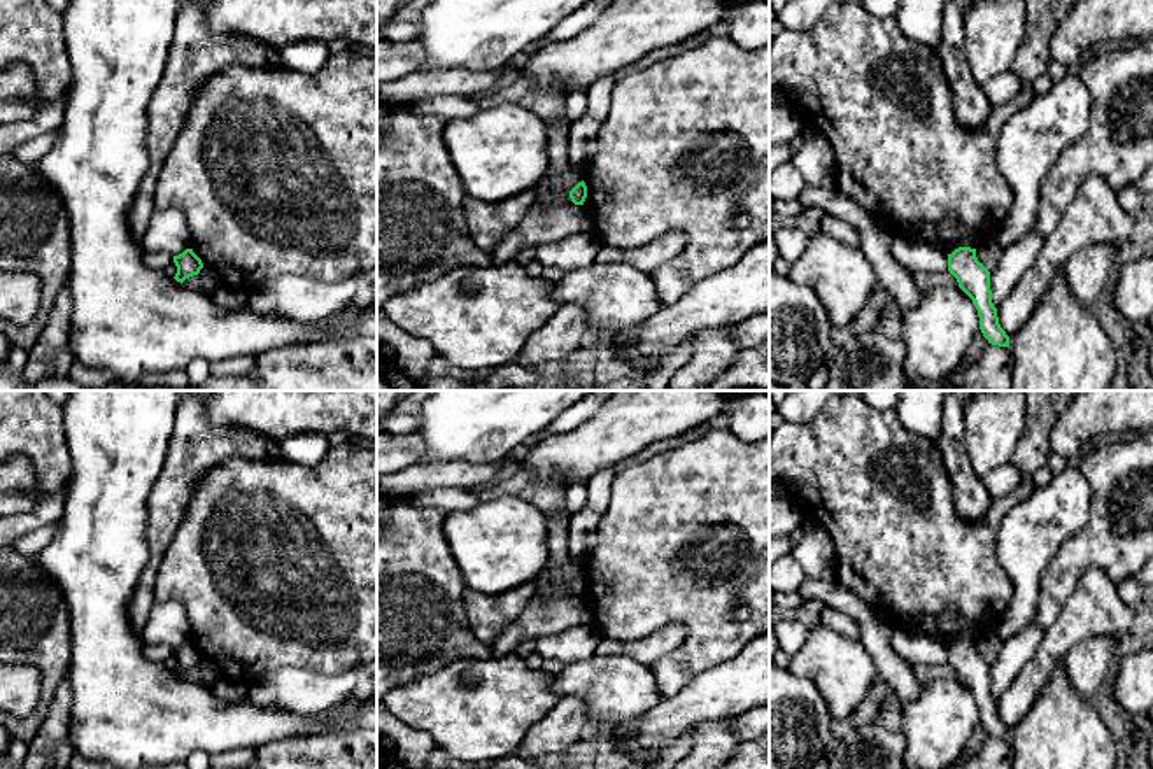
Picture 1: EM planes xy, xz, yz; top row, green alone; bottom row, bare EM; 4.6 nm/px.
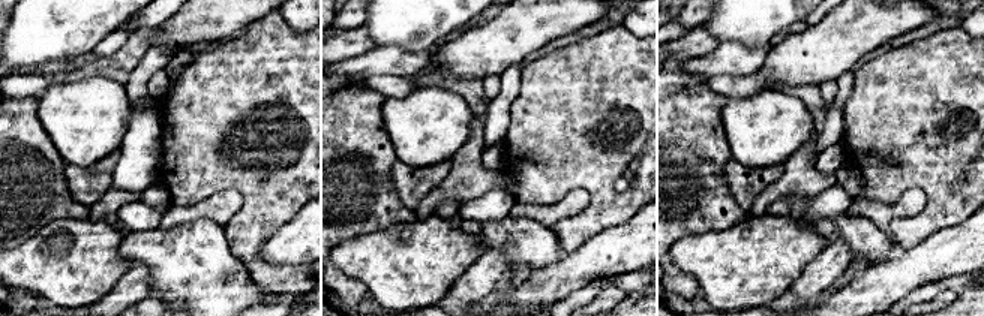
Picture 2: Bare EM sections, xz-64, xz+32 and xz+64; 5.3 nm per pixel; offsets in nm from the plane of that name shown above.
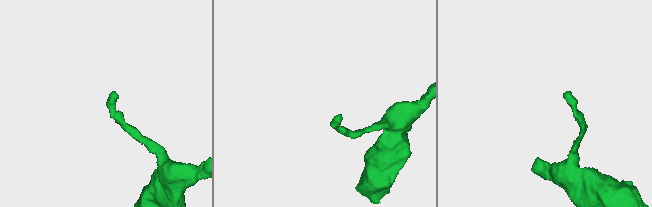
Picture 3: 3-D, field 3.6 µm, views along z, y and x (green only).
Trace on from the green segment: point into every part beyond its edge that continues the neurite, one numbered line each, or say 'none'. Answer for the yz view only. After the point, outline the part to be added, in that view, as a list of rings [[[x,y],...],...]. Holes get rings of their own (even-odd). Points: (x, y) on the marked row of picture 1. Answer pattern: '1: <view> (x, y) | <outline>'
none

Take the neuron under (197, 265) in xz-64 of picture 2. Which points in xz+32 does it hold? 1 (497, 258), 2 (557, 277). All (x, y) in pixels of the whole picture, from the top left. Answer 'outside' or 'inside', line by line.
1: outside
2: outside

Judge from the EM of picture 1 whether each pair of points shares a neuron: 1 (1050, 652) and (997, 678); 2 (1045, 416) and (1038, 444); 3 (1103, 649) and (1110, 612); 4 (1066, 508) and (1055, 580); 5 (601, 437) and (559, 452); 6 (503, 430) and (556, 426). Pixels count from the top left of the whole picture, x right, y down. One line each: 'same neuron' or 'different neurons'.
1: different neurons
2: same neuron
3: different neurons
4: different neurons
5: same neuron
6: different neurons

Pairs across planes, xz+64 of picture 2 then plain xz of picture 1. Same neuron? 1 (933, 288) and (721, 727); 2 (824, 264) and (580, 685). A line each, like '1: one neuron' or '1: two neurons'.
1: two neurons
2: two neurons

